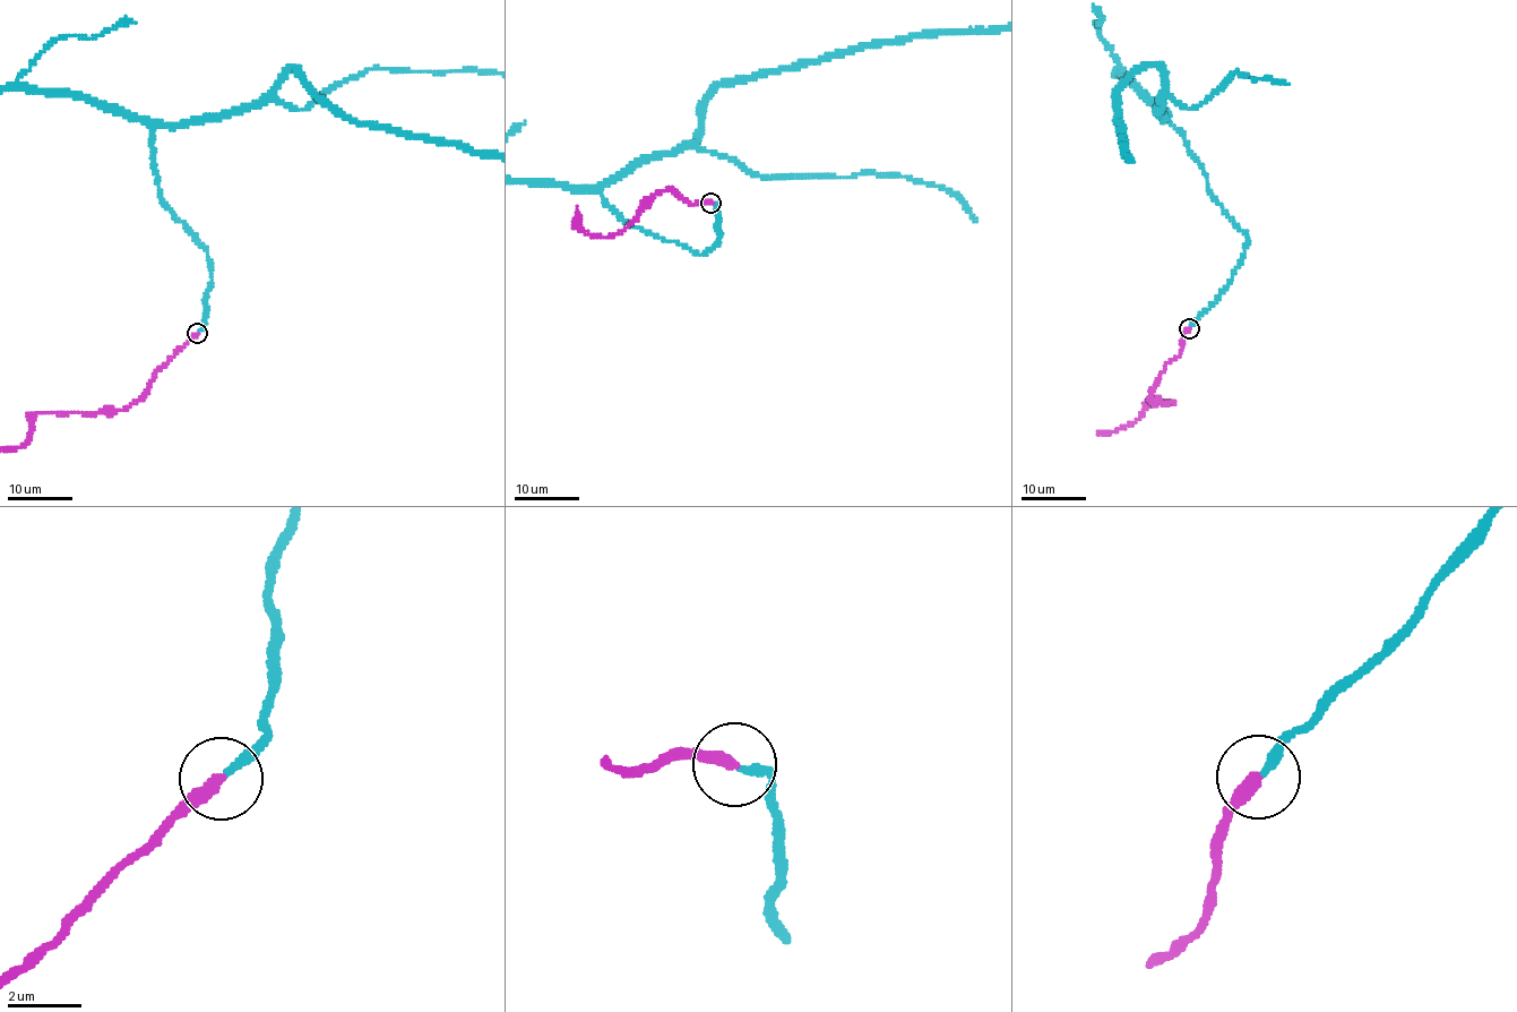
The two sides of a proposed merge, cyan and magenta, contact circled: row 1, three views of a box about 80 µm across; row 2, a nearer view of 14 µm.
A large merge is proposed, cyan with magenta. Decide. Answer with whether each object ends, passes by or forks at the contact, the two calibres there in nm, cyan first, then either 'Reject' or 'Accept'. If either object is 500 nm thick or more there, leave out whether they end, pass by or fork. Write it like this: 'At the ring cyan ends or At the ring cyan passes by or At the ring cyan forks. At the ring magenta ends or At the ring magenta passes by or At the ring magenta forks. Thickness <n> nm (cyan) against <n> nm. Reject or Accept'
At the ring cyan ends. At the ring magenta ends. Thickness 220 nm (cyan) against 360 nm. Accept

